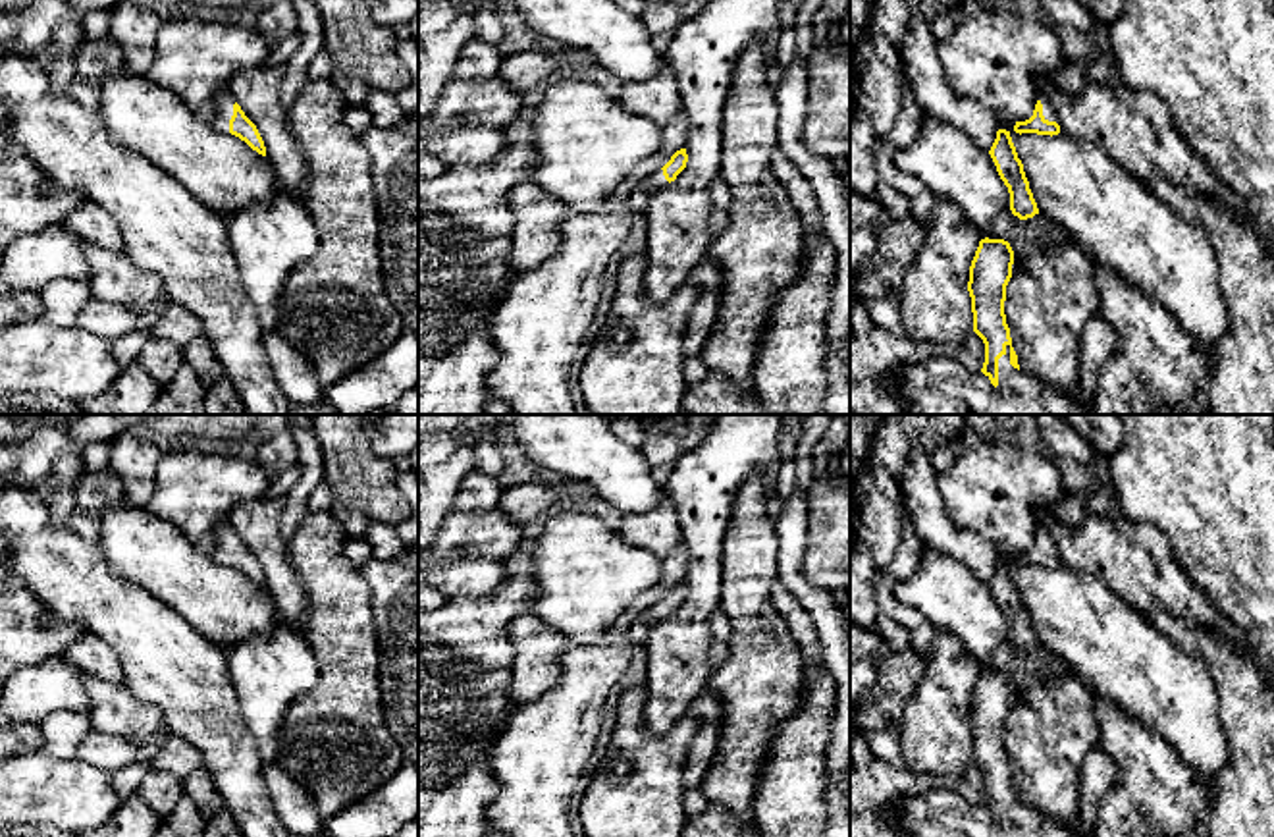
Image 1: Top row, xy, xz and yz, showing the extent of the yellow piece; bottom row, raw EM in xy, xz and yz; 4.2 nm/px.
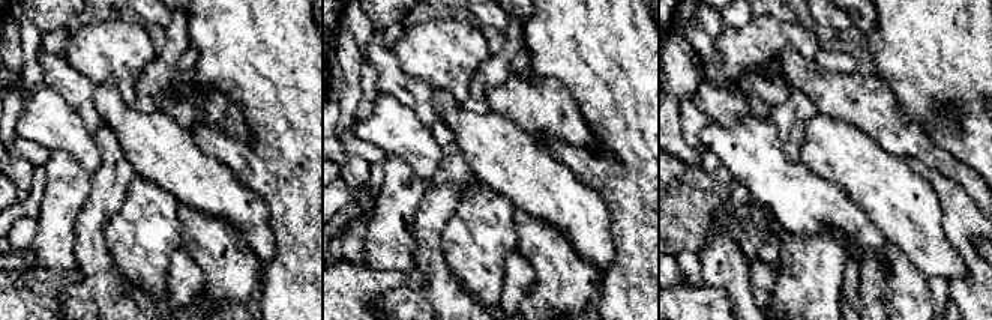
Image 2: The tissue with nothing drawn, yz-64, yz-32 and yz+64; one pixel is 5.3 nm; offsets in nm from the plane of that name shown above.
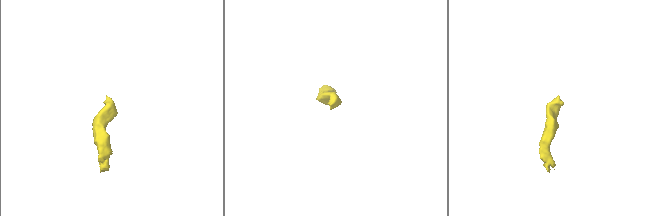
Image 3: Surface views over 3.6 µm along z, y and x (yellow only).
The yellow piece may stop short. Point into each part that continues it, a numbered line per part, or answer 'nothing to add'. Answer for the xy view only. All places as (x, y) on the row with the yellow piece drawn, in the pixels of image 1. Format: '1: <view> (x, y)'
1: xy (224, 101)

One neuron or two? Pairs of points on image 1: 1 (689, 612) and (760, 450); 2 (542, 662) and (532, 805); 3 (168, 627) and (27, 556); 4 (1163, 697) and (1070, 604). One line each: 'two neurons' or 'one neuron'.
1: one neuron
2: two neurons
3: one neuron
4: one neuron

